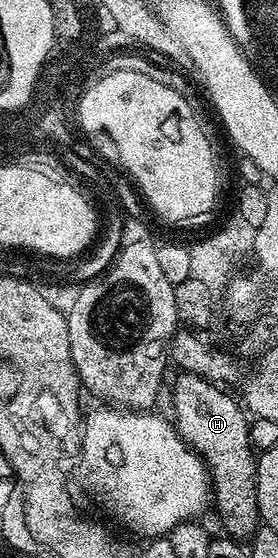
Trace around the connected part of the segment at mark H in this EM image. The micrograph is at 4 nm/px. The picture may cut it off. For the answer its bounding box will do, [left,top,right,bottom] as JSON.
[171,373,261,541]

